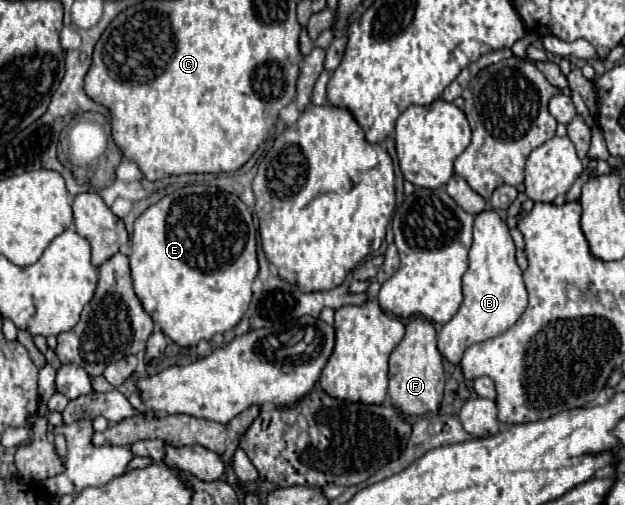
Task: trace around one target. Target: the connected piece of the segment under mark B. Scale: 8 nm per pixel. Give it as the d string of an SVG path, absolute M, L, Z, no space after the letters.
M484 209L474 217L474 241L468 257L468 271L462 277L464 301L458 313L438 333L440 353L456 365L460 363L466 347L504 333L528 307L522 271L516 263L516 245L506 221L494 209Z

